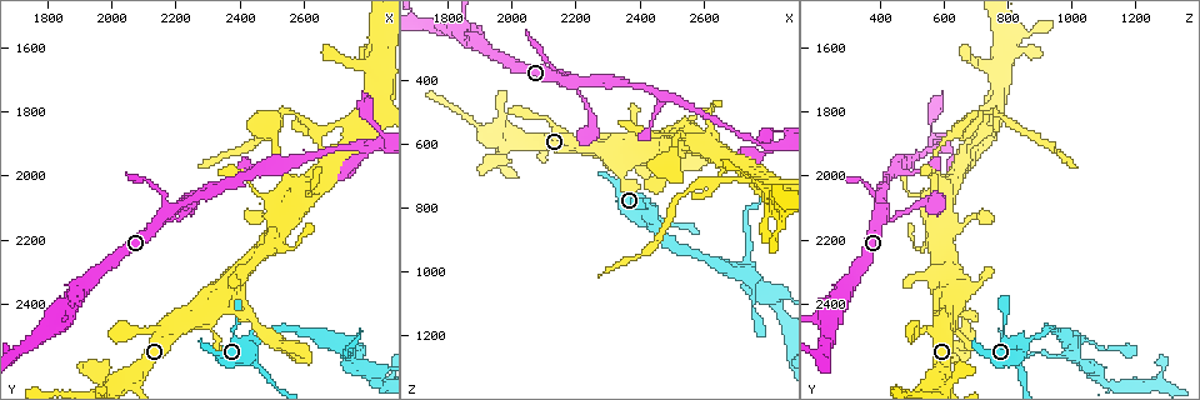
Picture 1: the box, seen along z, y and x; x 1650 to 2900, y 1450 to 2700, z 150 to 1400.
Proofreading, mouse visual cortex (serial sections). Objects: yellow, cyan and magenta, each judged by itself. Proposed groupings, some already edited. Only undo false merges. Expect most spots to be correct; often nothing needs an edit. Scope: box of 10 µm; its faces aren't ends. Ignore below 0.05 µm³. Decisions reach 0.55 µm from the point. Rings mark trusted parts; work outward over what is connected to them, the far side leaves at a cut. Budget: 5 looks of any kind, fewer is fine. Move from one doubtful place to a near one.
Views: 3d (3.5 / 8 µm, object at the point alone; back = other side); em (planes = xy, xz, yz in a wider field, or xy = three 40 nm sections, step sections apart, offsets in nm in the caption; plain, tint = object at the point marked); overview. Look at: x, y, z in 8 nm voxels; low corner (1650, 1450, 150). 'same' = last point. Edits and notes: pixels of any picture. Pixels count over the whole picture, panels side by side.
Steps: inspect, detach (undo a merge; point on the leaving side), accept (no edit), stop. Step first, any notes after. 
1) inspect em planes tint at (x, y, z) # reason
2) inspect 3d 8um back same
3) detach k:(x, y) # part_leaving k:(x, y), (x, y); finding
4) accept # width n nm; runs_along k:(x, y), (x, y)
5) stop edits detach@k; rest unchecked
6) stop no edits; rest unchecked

inspect 3d 3.5um at (2190, 2110, 410) # side arm on a straight run

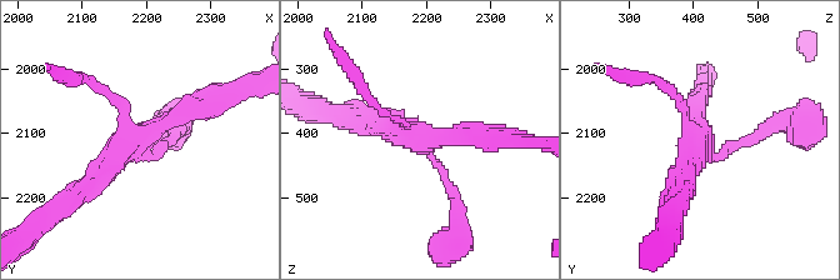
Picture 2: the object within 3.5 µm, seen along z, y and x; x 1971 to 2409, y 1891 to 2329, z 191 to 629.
inspect em planes tint at (2195, 2110, 410) # shape alone is not enough

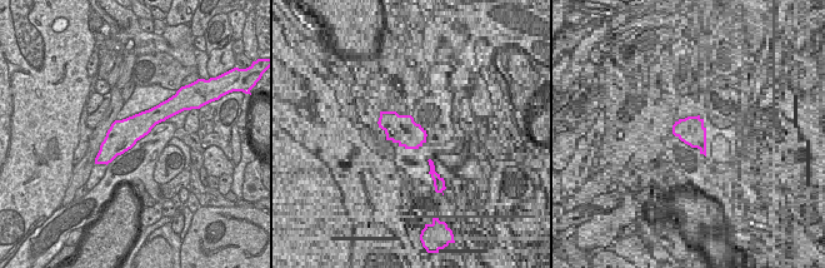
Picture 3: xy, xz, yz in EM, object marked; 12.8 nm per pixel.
accept # runs_along 2:(80, 191), (134, 138), (214, 99); one cell here

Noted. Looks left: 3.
inspect 3d 8um at (2680, 1960, 660)

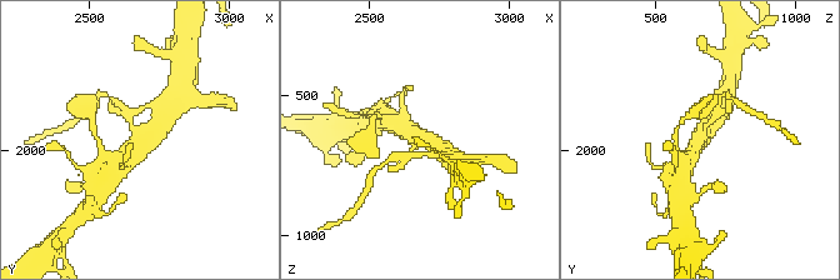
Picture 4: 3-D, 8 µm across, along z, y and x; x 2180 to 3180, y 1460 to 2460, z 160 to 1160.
inspect 3d 3.5um same # closer look

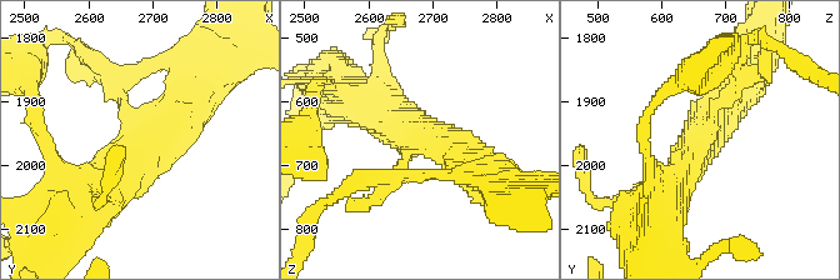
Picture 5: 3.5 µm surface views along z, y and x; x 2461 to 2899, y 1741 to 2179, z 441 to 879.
inspect em xy step 2 tint at (2675, 1970, 650) # arms 3; arm_widths 150, 500, 500 nm

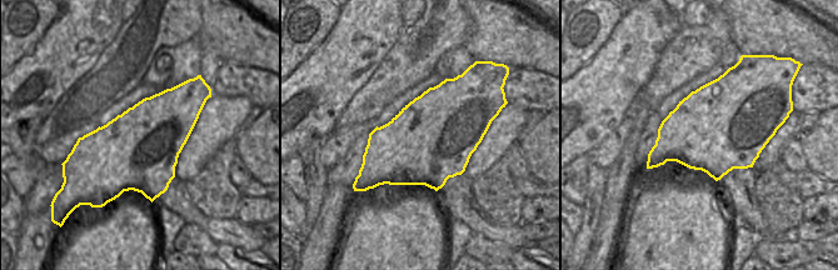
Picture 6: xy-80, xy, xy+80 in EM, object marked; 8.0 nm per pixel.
accept # all the same cell

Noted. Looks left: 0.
stop no edits; rest unchecked

